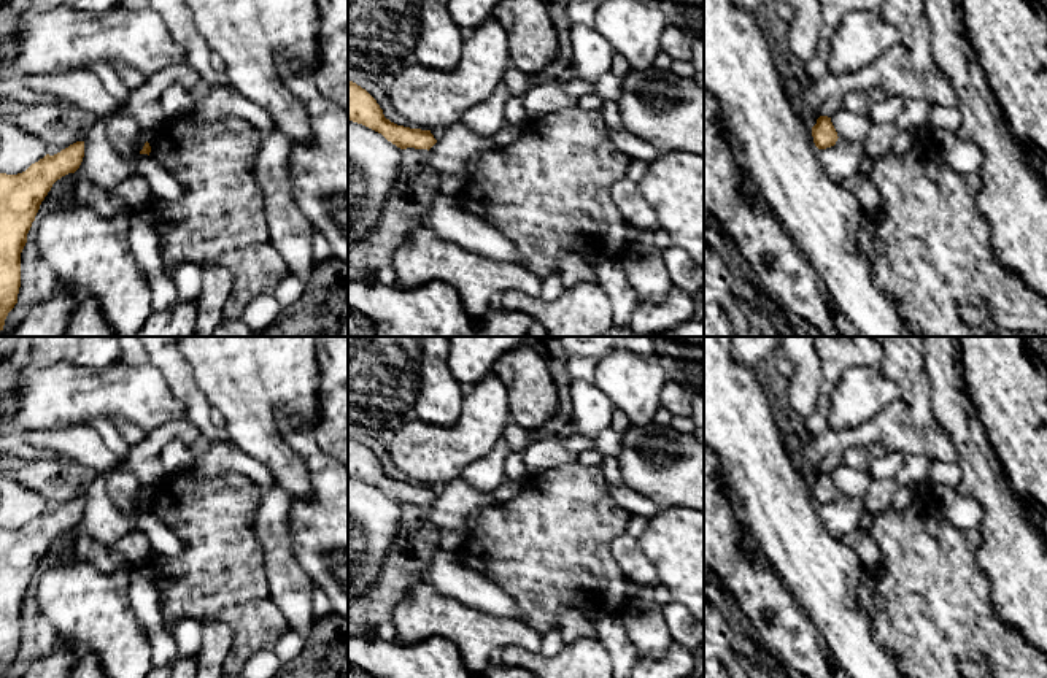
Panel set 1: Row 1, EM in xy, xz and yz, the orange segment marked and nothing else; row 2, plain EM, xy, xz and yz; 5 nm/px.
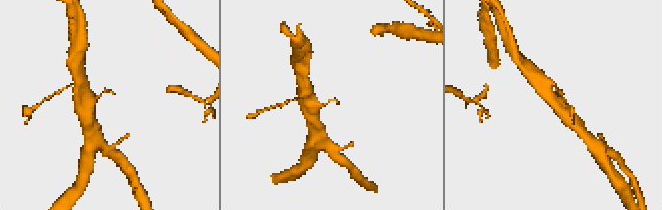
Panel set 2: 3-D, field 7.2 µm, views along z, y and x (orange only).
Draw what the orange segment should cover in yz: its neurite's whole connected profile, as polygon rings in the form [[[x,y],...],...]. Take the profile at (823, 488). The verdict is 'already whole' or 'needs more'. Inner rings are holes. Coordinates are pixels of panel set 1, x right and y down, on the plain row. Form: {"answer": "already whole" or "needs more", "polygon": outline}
{"answer": "already whole", "polygon": [[[820,472],[817,480],[812,483],[813,499],[818,505],[826,505],[836,500],[837,487],[831,478],[831,473]]]}

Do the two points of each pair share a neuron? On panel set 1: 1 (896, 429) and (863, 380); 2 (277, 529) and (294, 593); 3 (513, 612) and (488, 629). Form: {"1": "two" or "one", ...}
{"1": "two", "2": "one", "3": "two"}

